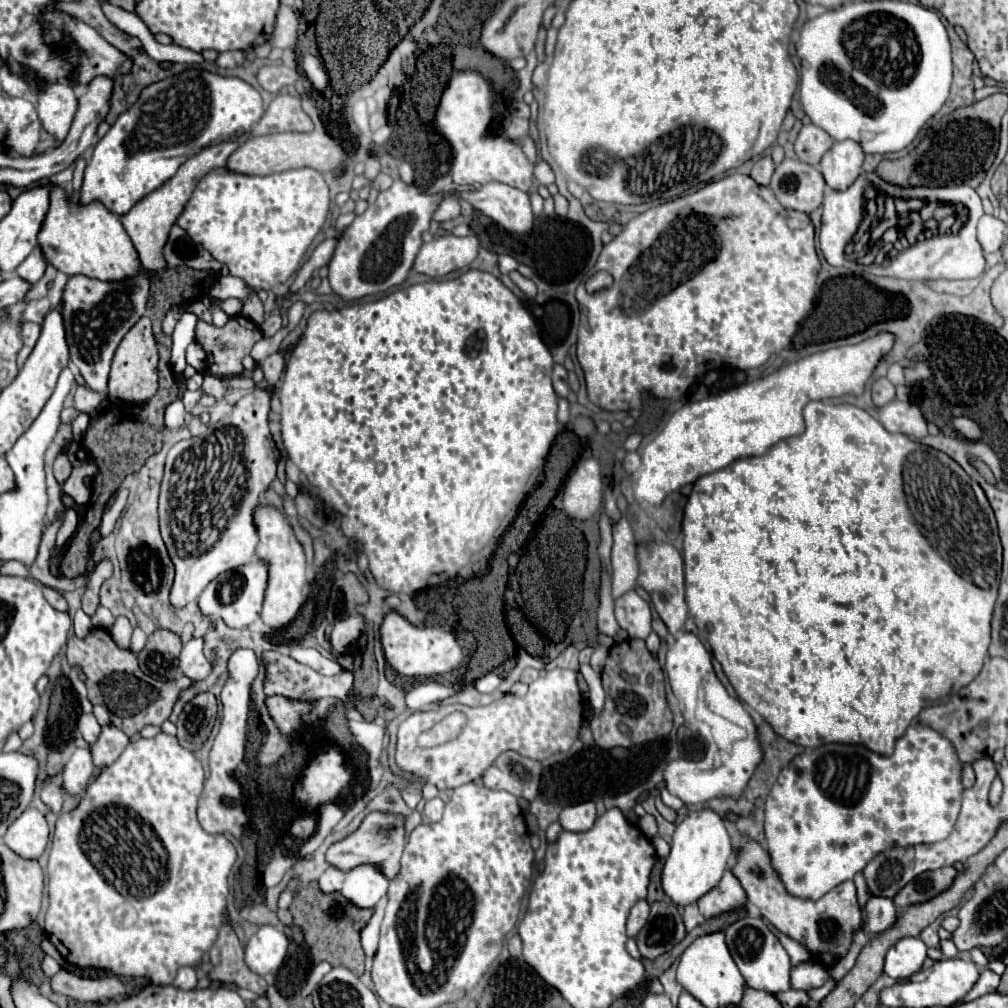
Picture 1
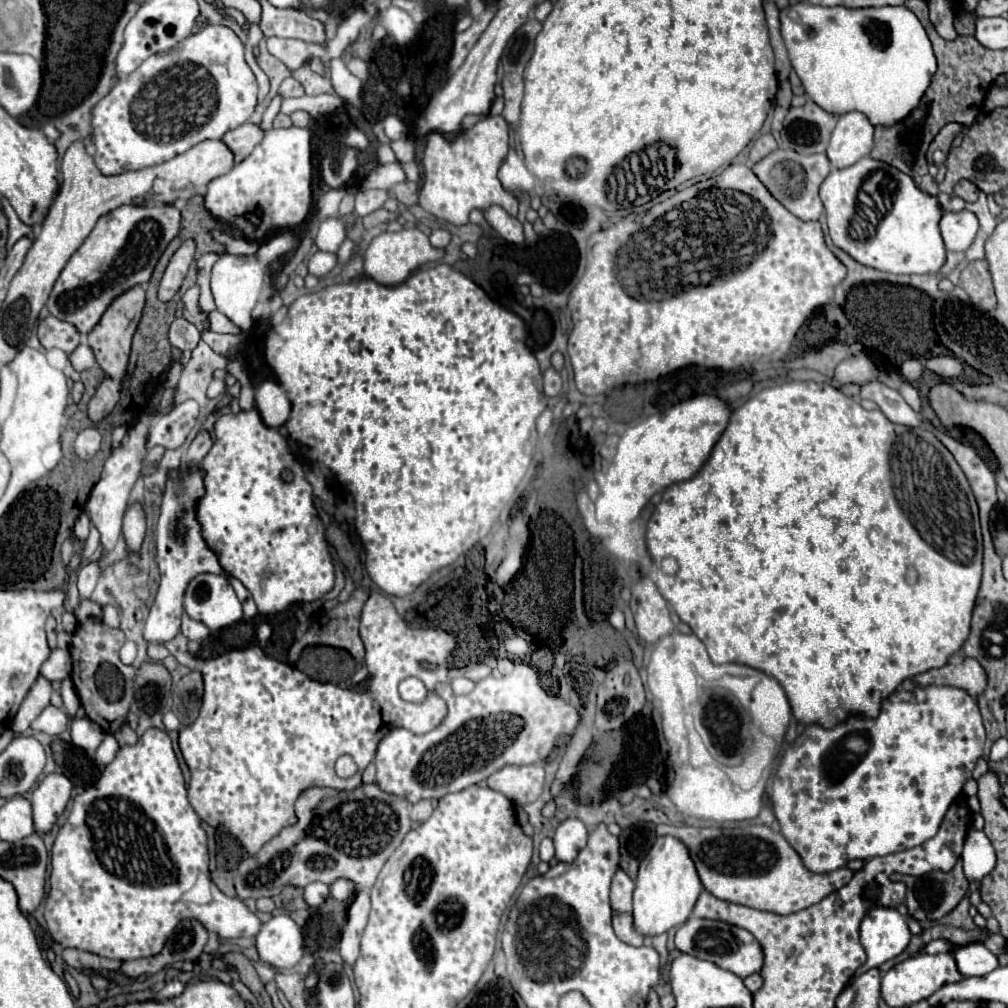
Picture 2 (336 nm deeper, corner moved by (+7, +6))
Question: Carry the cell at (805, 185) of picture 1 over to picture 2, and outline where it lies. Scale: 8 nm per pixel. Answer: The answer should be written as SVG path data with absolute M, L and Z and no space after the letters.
M777 149L769 153L761 163L753 165L753 173L761 179L765 187L769 187L769 193L787 207L795 217L803 221L819 219L823 211L823 203L819 199L819 187L825 181L825 177L831 173L831 165L825 153L821 155L797 155L789 149Z

